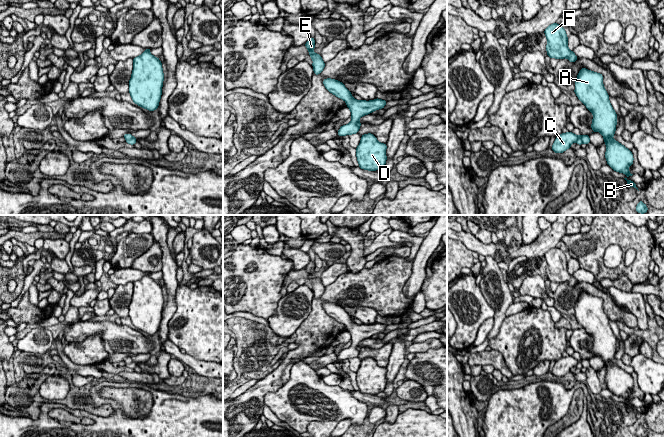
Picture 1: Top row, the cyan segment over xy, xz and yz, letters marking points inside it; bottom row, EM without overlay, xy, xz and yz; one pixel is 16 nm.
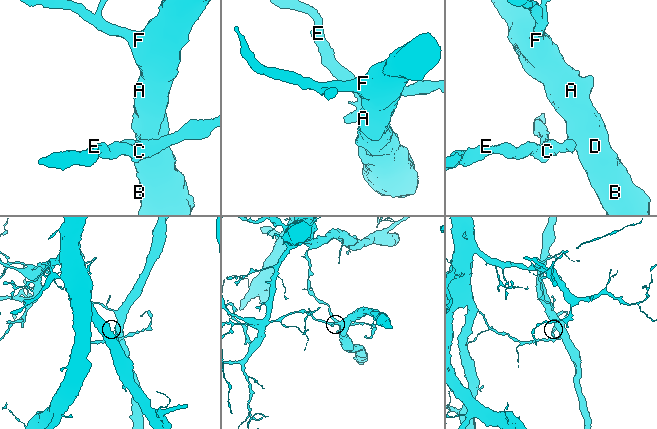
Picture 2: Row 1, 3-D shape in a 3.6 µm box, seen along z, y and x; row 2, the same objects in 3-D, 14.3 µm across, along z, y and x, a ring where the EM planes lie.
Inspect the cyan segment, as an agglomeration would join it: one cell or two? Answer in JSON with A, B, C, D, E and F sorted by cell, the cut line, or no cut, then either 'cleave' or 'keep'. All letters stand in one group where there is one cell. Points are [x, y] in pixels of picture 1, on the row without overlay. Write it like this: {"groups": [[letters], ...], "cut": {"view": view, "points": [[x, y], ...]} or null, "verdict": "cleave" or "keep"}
{"groups": [["A", "B", "D", "F"], ["C", "E"]], "cut": {"view": "yz", "points": [[575, 365], [580, 362], [583, 366]]}, "verdict": "cleave"}

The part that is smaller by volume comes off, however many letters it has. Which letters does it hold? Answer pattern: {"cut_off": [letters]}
{"cut_off": ["A", "B", "D", "F"]}

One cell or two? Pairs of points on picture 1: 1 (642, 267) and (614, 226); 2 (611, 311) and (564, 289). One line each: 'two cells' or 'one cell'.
1: one cell
2: one cell

